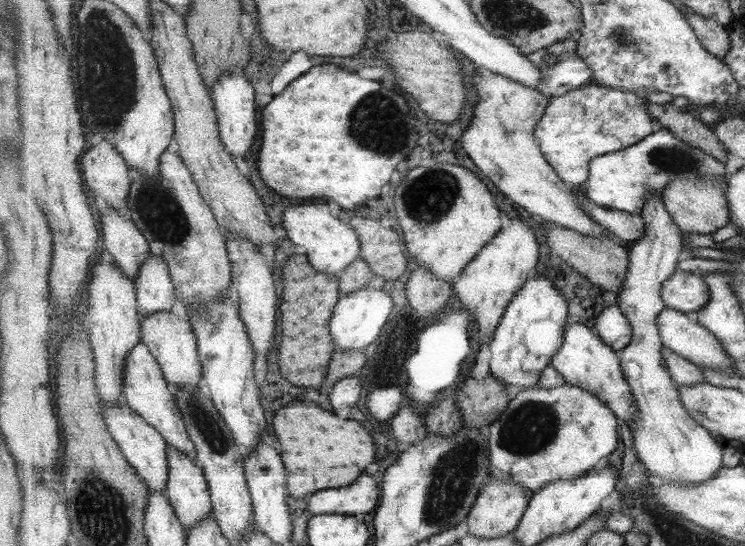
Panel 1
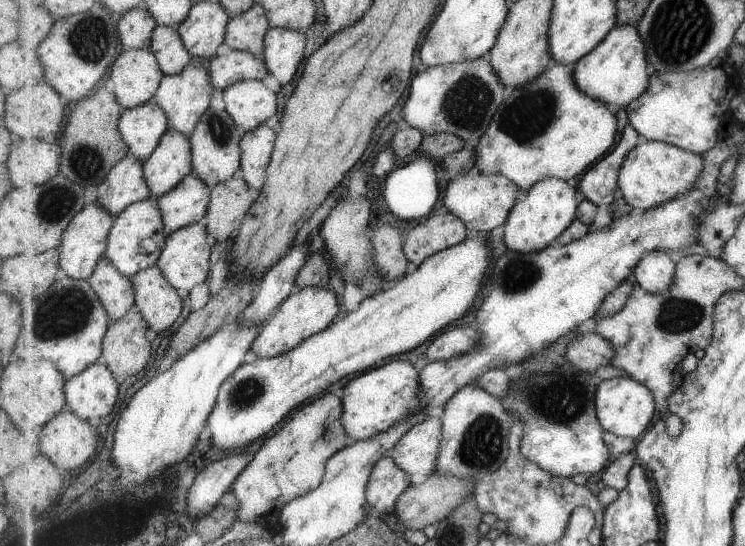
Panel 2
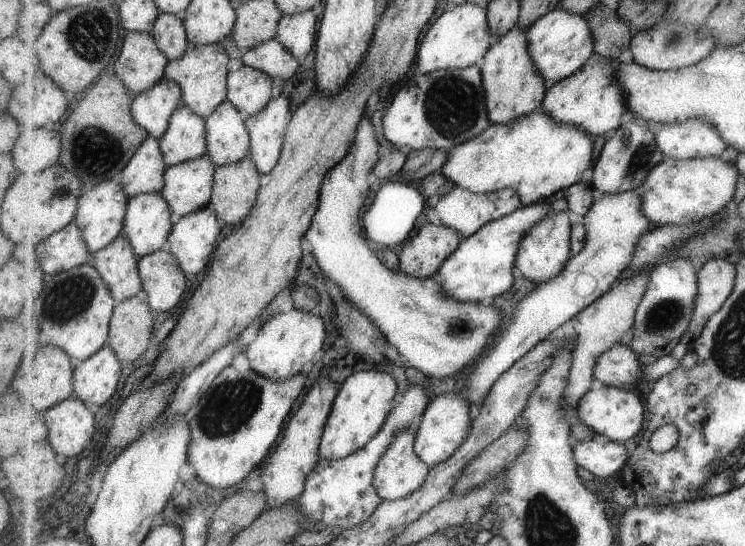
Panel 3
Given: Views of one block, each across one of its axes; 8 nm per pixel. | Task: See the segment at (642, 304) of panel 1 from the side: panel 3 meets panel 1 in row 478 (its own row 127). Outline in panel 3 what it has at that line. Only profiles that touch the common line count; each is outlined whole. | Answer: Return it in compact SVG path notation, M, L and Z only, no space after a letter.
M691 119L680 125L669 123L654 130L658 147L669 159L718 157L727 150L717 129L702 119Z

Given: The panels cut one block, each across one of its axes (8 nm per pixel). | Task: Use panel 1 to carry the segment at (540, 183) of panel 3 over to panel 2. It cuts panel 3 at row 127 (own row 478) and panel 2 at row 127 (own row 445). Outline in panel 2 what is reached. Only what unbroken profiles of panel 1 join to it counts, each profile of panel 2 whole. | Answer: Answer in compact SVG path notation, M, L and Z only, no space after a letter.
M553 61L547 72L543 72L537 80L527 84L525 88L506 90L504 103L497 110L485 136L474 148L477 152L477 168L481 172L489 176L502 174L509 177L509 180L515 182L526 193L544 178L559 178L565 182L573 178L579 180L615 146L619 130L619 122L615 116L616 108L581 92L581 89L577 88L576 80L573 80L573 74L573 66Z

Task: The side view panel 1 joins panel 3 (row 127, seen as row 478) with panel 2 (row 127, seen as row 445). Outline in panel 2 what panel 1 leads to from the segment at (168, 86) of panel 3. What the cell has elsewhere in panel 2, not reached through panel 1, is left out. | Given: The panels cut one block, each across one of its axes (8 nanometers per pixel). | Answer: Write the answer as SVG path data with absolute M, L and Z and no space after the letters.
M154 100L131 109L124 109L121 115L121 136L125 138L125 144L129 144L129 152L137 156L137 160L146 161L161 144L164 134L170 129L168 113L165 112Z

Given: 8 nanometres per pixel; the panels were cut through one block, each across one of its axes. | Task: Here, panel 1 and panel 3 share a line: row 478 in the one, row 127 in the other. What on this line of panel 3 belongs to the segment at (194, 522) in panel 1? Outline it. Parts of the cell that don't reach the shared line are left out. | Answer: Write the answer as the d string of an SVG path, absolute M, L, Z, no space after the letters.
M182 104L172 114L168 131L162 136L160 145L164 152L167 166L178 165L188 160L203 156L208 152L208 132L206 129L206 118L195 112L190 106Z

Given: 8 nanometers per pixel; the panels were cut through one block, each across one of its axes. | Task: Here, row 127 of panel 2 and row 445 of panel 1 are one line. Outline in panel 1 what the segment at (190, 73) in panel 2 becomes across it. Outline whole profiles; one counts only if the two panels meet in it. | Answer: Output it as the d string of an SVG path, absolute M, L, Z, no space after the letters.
M139 342L131 351L128 364L125 366L125 376L123 376L123 396L126 398L126 404L129 404L133 410L137 410L149 424L155 426L170 446L175 446L177 450L195 458L197 447L193 443L185 417L175 400L175 391L165 378L159 362L143 342Z

